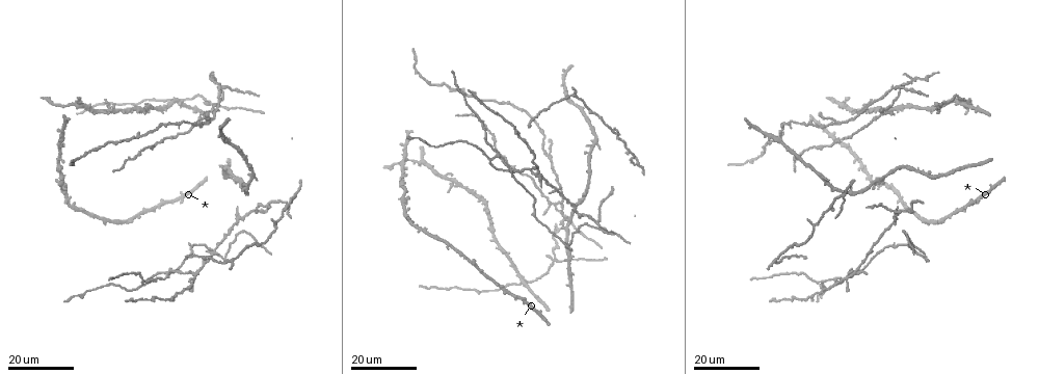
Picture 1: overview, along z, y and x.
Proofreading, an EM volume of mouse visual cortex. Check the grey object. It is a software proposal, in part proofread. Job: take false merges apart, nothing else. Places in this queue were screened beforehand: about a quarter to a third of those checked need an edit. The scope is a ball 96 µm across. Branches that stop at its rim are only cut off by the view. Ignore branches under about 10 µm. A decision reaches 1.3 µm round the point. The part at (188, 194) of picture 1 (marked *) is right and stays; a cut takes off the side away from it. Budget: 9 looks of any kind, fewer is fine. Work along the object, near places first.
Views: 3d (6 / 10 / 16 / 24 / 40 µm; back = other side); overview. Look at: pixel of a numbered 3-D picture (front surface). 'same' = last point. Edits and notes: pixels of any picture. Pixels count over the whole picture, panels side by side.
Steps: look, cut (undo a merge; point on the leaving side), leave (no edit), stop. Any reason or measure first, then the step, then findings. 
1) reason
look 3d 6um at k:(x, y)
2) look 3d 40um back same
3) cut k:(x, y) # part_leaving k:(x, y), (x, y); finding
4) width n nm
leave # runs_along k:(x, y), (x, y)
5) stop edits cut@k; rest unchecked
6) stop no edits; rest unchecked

looks like a crossing
look 3d 16um at 1:(959, 101)

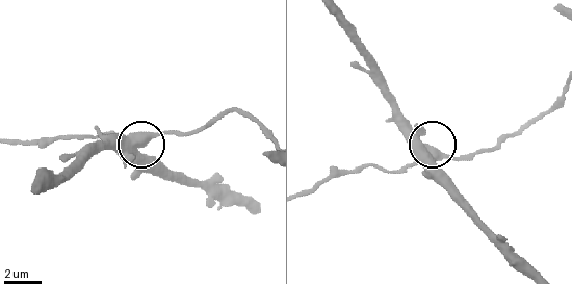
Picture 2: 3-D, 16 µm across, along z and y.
look 3d 6um at 2:(139, 147)

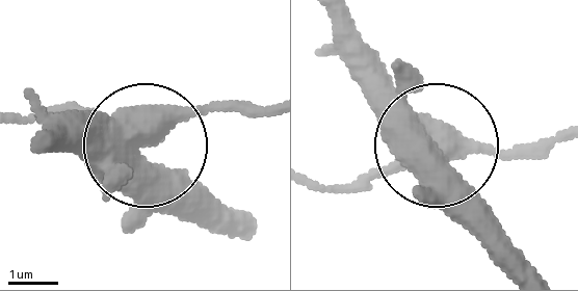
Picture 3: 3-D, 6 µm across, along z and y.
side_arm 13 um
cut 3:(372, 188) # a second neuron is stuck on

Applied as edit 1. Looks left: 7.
look 3d 16um at 1:(192, 273)

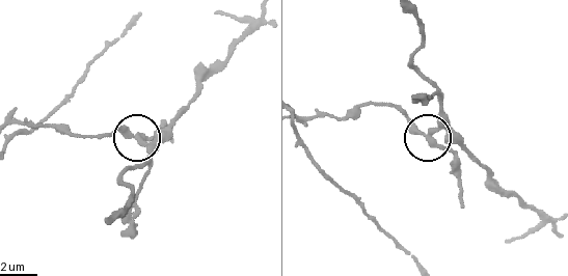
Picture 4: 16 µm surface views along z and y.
zoom in
look 3d 10um at 4:(142, 145)

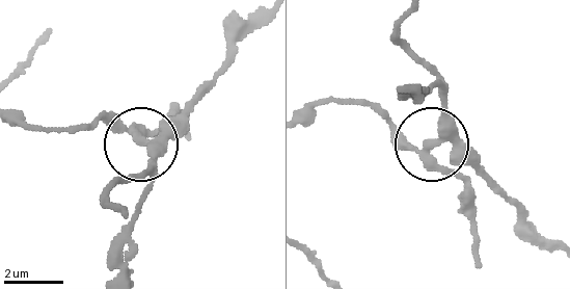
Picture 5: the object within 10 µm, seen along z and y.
look 3d 6um at 5:(145, 140)

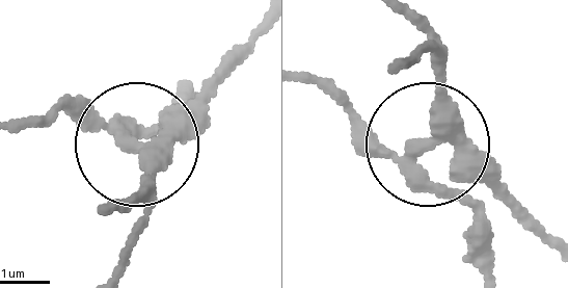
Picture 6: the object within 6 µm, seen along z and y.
width 330 nm
cut 6:(462, 197) # two neurons meet here

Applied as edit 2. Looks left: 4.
thick turns thin
look 3d 16um at 1:(548, 181)

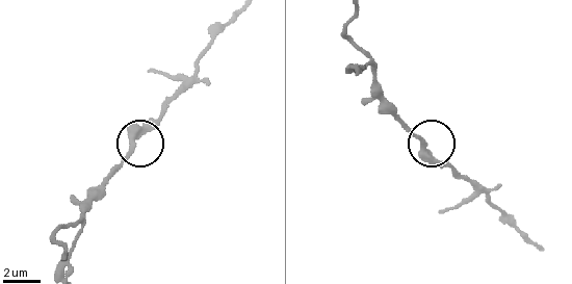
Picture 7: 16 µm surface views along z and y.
look 3d 10um at 7:(135, 135)

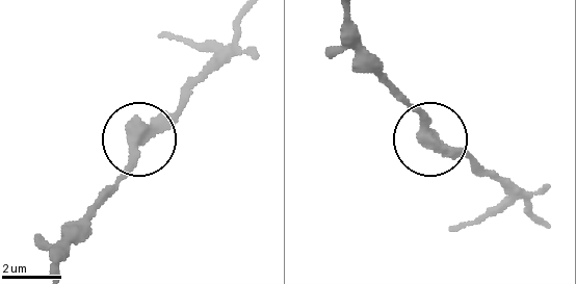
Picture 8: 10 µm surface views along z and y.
leave # runs_along 8:(245, 11), (231, 49), (149, 131), (134, 160), (99, 196); one neuron here

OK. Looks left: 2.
three arms meet
look 3d 16um at 1:(597, 222)

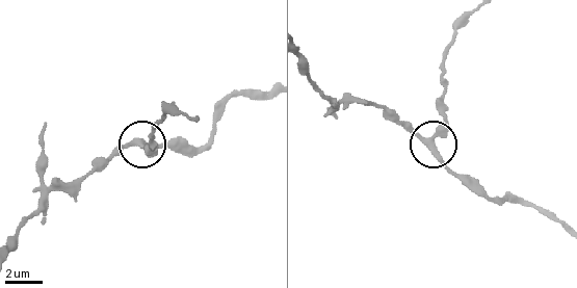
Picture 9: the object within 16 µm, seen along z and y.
look 3d 10um at 9:(131, 142)

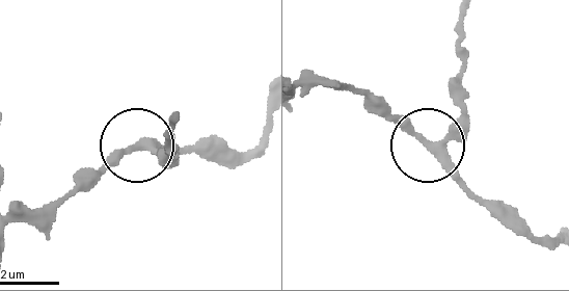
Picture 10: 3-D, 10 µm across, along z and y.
leave # continuous, no second neuron

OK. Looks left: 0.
stop edits cut@3, cut@6; rest unchecked

